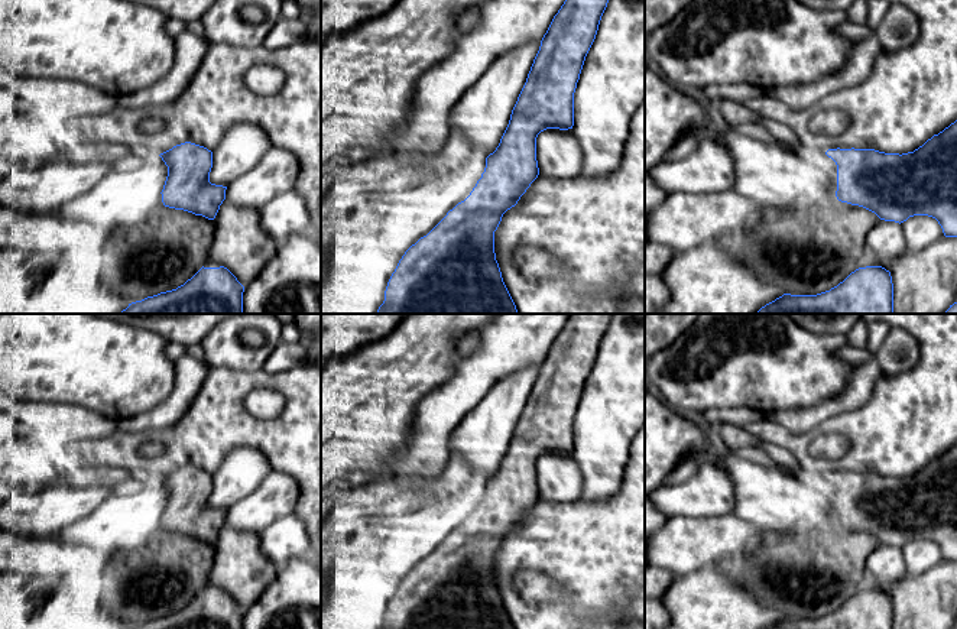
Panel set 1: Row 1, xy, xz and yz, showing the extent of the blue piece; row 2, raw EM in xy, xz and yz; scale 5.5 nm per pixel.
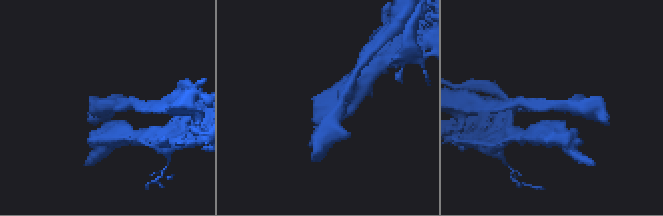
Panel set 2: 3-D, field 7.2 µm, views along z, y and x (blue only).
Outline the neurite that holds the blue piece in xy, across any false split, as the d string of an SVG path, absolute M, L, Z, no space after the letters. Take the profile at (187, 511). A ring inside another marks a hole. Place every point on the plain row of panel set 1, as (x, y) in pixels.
M185 466L159 480L168 490L160 516L163 529L214 544L226 523L227 510L210 506L213 476Z

